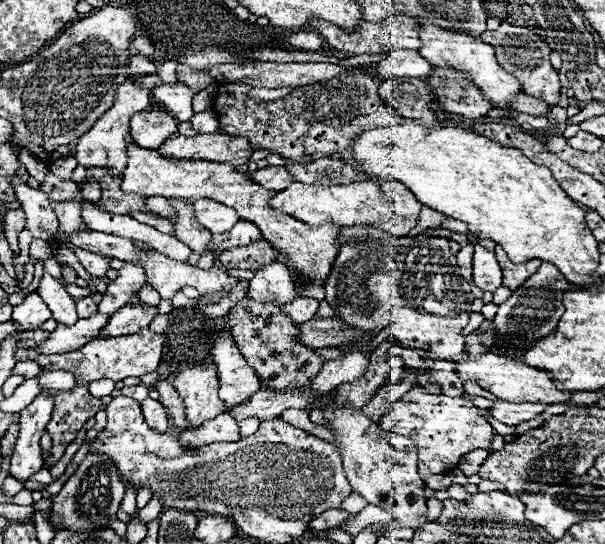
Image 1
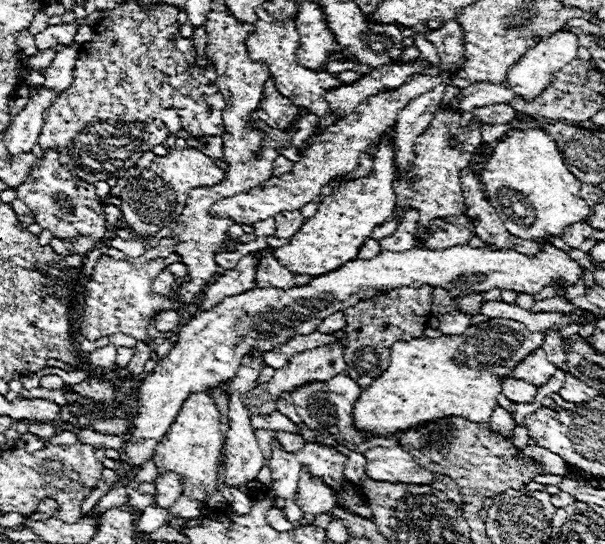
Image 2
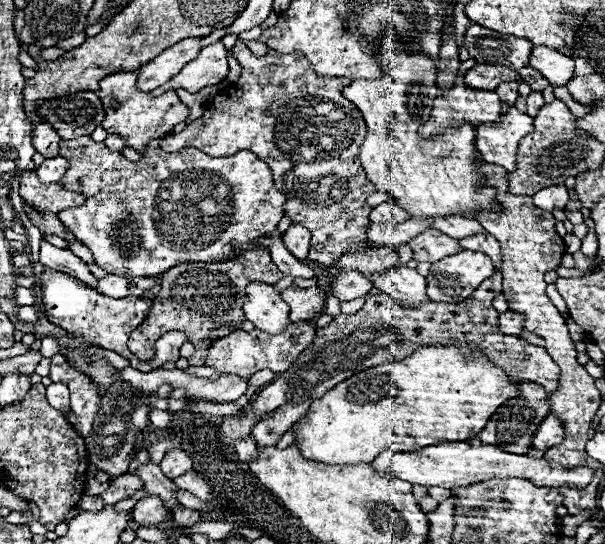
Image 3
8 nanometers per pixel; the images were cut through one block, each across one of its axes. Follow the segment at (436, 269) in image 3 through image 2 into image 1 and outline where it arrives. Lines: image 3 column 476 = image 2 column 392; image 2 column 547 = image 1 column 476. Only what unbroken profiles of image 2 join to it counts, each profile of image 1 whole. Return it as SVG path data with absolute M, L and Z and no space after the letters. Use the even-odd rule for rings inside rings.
M476 244L476 252L474 252L472 280L484 292L494 292L498 286L502 286L502 268L498 266L494 252L490 252L478 244Z

